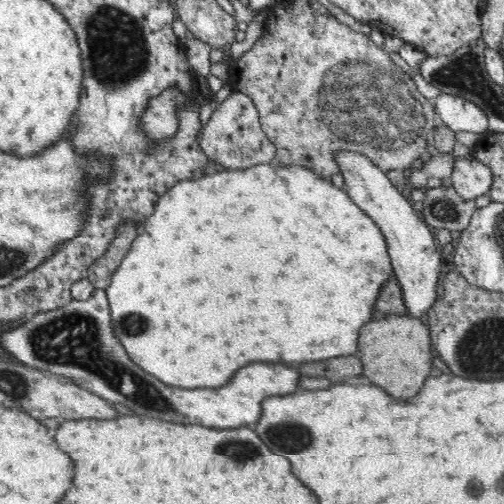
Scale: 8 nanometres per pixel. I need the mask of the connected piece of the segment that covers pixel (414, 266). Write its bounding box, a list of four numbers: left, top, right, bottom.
[332,150,442,318]

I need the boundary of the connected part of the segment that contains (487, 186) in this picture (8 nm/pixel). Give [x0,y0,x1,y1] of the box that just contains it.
[452,156,494,202]

